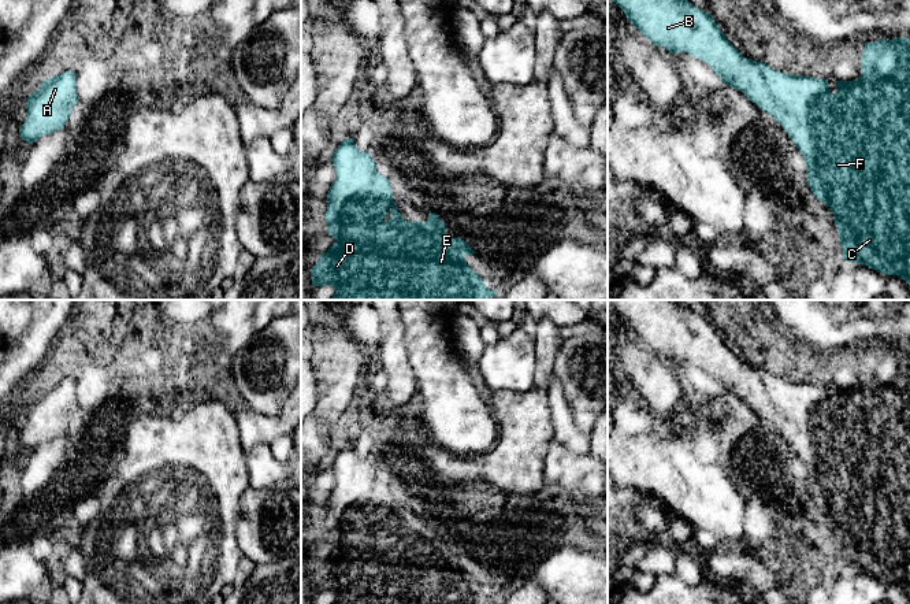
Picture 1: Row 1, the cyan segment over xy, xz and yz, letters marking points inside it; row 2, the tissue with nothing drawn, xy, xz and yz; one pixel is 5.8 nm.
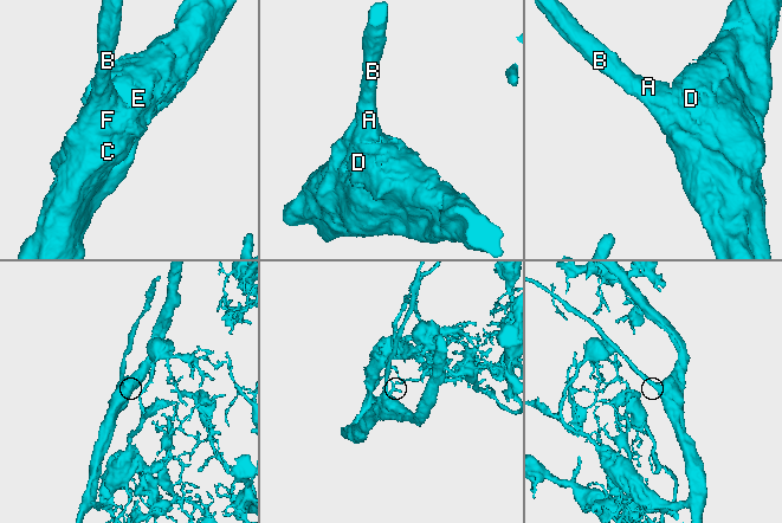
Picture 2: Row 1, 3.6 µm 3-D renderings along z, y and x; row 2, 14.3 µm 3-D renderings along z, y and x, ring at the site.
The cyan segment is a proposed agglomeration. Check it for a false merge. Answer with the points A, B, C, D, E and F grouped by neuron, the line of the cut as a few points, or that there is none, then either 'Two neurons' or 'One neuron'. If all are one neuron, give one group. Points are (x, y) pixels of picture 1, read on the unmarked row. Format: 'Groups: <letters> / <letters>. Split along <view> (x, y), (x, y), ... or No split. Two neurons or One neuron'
Groups: A B C D E F. No split. One neuron

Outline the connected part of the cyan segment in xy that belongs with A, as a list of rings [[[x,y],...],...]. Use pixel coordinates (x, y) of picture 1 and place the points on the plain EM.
[[[64,378],[42,388],[41,394],[26,407],[27,425],[21,431],[19,441],[23,448],[31,451],[67,430],[70,418],[78,408],[75,379]]]

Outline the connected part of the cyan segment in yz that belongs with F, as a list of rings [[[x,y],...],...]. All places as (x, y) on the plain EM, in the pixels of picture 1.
[[[608,300],[608,305],[613,307],[629,326],[629,329],[642,338],[655,353],[664,353],[671,360],[687,359],[694,364],[707,370],[721,388],[743,399],[750,408],[755,410],[764,419],[775,425],[781,431],[784,438],[790,442],[795,453],[805,463],[806,486],[813,501],[825,509],[835,523],[836,537],[839,540],[843,566],[850,570],[865,571],[880,581],[898,582],[910,592],[910,347],[906,344],[896,344],[892,347],[877,347],[868,349],[861,362],[861,383],[853,388],[836,388],[836,400],[829,396],[829,389],[822,385],[790,382],[787,379],[770,375],[762,368],[754,368],[744,364],[727,347],[725,341],[718,336],[714,325],[697,315],[688,307],[676,300]]]

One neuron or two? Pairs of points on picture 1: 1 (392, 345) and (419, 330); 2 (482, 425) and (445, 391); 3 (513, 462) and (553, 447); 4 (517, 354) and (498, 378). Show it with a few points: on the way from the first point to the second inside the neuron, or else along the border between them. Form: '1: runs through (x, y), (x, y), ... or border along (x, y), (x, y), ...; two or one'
1: border along (400, 314), (404, 322), (407, 356), (413, 370); two
2: runs through (472, 417), (454, 400); one
3: border along (552, 437), (545, 455), (543, 480); two
4: runs through (513, 359), (500, 373); one

